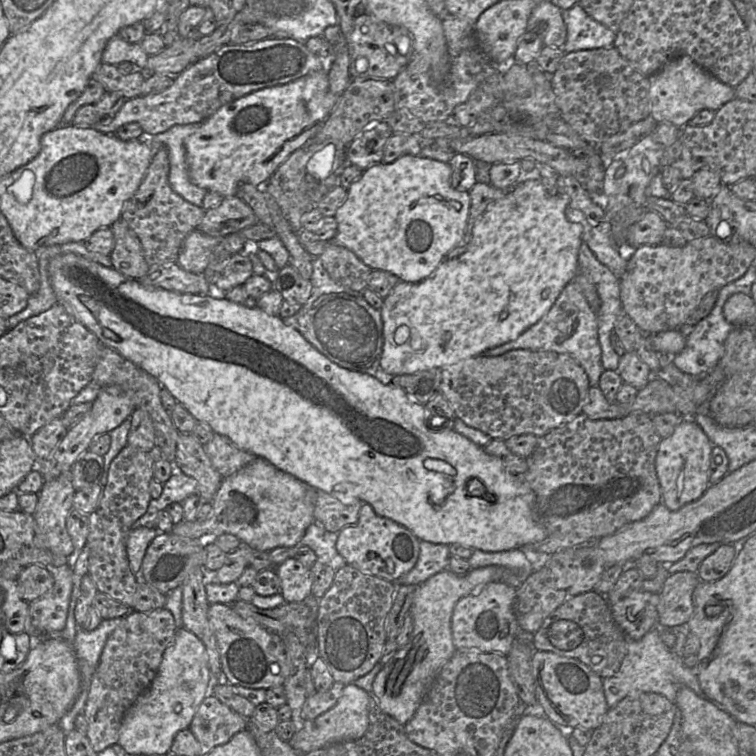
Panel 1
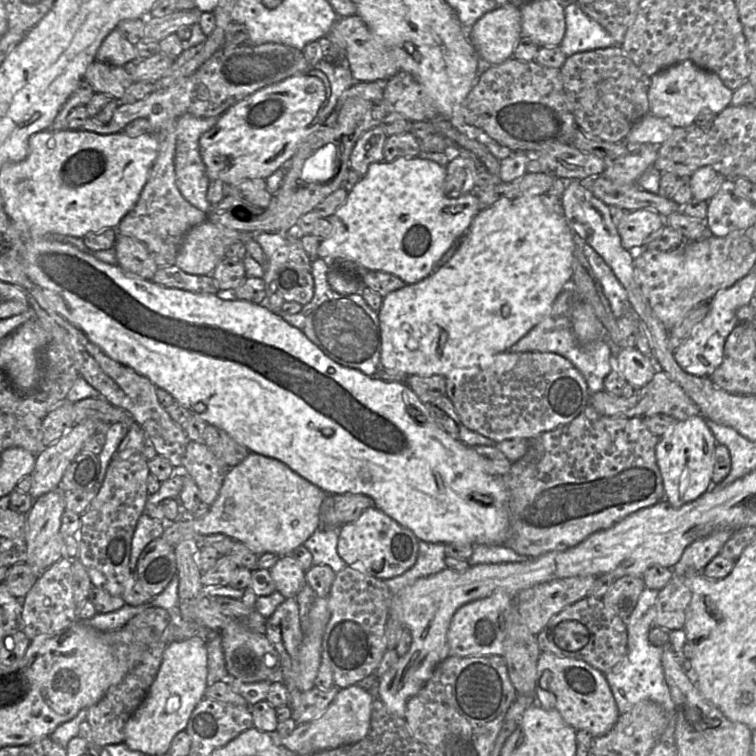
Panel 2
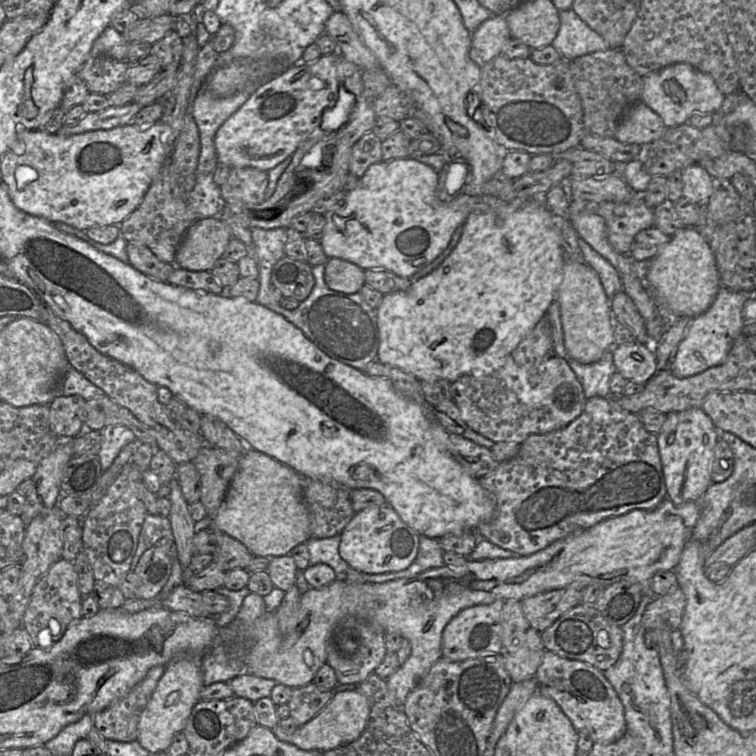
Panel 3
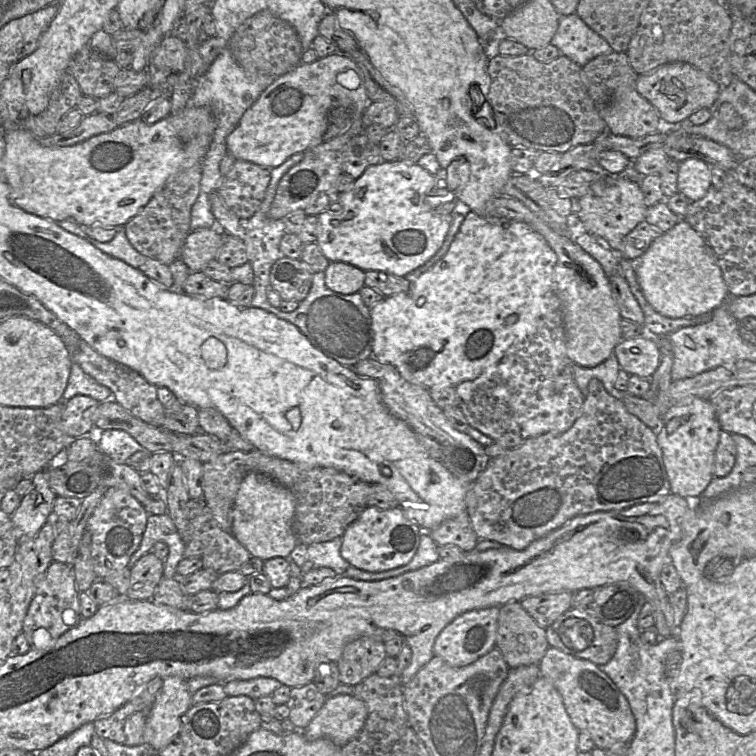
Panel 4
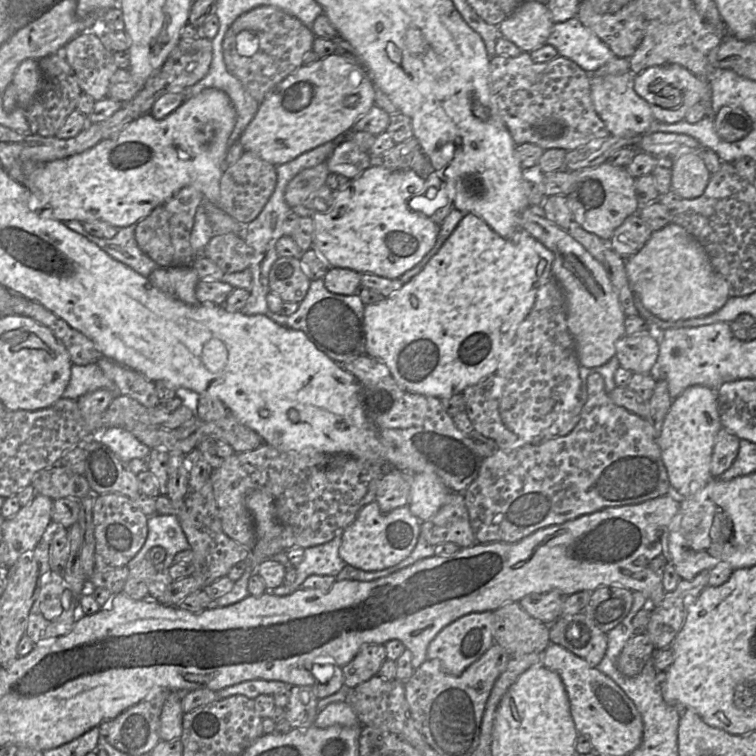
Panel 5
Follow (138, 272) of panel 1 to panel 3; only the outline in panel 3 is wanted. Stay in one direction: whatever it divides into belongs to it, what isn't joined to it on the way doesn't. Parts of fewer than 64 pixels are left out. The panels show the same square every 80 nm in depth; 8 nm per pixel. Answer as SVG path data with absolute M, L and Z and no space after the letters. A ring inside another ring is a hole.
M128 243L128 263L141 273L157 281L167 282L174 264L160 261L148 247Z

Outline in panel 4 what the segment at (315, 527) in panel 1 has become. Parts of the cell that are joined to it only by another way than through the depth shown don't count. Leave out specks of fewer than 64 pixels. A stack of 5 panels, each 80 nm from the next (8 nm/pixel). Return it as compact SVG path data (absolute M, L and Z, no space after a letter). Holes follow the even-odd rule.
M342 537L308 545L306 559L300 567L302 574L317 568L330 568L337 576L343 576L350 564L340 554Z

